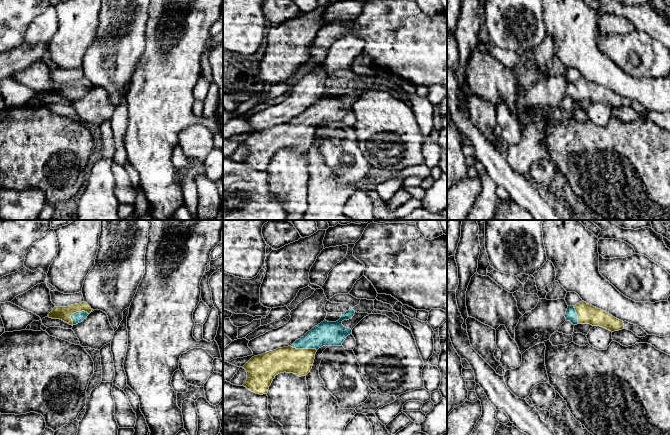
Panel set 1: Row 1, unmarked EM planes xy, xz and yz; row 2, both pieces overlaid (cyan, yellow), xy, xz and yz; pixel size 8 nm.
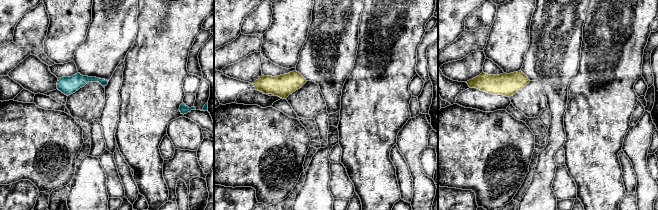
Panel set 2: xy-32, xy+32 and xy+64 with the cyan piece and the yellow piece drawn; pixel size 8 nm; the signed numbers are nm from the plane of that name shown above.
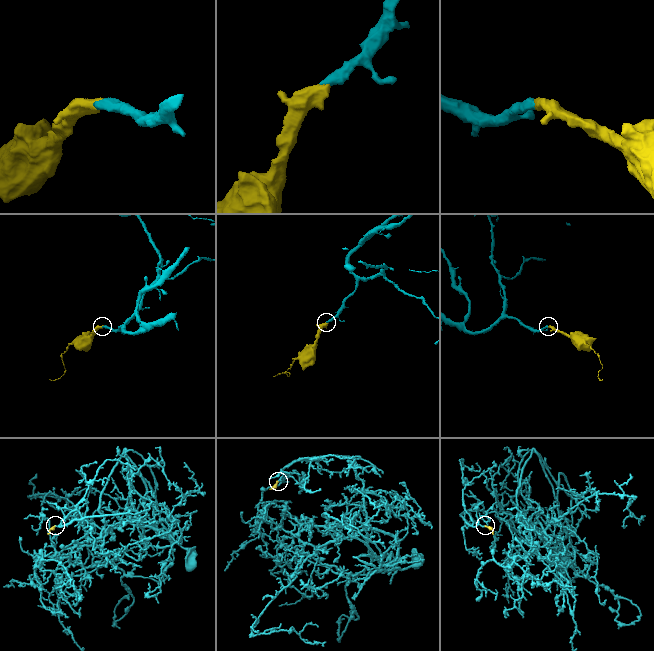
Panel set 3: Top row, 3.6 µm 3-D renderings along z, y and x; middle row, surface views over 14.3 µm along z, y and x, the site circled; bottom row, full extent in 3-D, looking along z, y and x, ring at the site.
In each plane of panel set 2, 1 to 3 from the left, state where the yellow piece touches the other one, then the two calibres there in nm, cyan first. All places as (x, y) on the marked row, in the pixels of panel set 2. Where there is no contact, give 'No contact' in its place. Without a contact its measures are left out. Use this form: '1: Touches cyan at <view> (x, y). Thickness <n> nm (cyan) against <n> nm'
1: Touches cyan at xy-32 (59, 80). Thickness 140 nm (cyan) against 20 nm
2: No contact
3: No contact

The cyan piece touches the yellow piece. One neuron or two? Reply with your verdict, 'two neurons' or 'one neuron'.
one neuron

